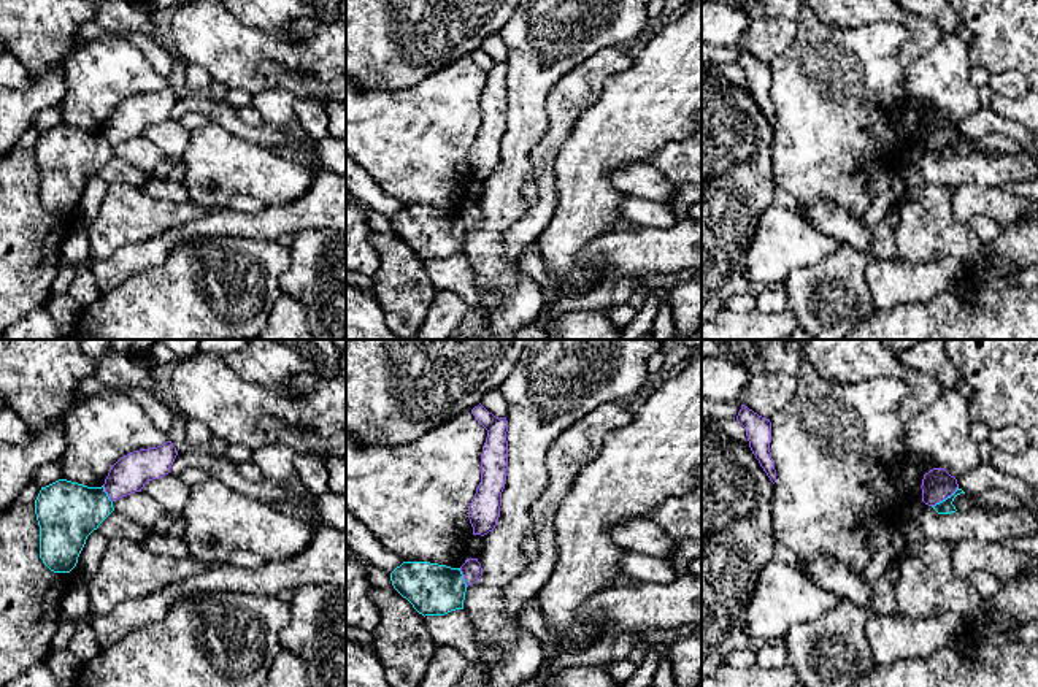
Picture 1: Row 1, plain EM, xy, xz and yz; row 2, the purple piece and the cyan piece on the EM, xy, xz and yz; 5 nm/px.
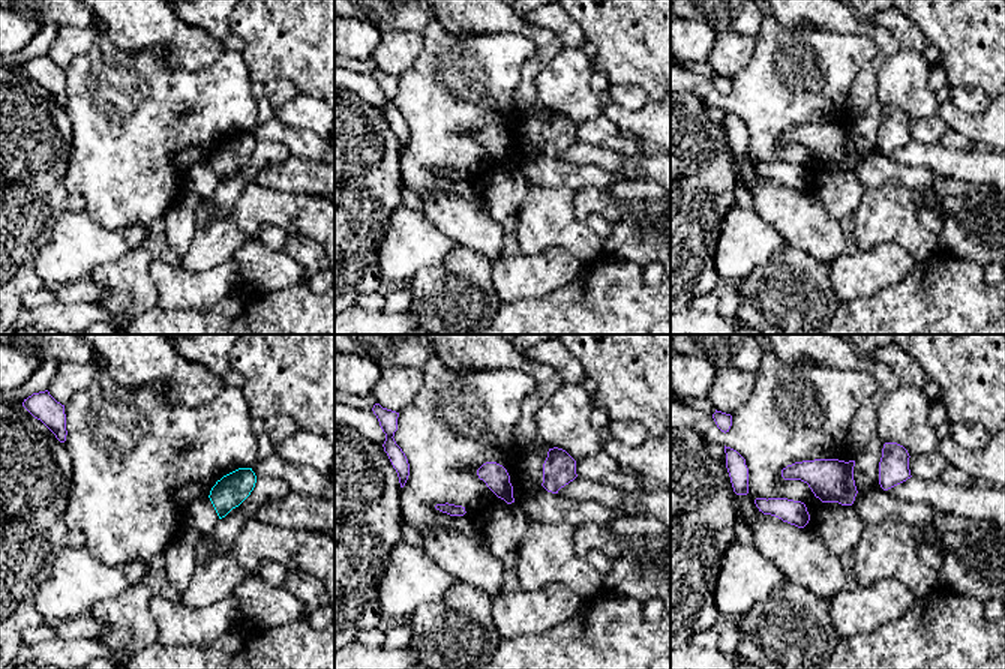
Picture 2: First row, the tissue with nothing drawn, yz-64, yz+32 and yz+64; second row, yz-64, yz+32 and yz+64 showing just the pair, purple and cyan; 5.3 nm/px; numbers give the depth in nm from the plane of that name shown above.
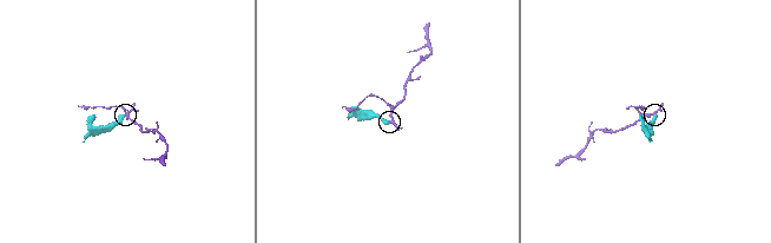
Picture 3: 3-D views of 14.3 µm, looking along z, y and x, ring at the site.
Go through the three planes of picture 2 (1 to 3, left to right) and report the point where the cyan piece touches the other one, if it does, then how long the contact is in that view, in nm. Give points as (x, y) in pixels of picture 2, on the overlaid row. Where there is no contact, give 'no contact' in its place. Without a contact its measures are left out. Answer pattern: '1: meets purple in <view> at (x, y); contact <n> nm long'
1: no contact
2: no contact
3: no contact

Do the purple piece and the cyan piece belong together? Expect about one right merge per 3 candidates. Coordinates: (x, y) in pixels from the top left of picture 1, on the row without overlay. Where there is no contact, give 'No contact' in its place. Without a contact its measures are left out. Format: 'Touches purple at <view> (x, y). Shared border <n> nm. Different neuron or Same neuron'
Touches purple at yz (945, 143). Shared border 170 nm. Different neuron

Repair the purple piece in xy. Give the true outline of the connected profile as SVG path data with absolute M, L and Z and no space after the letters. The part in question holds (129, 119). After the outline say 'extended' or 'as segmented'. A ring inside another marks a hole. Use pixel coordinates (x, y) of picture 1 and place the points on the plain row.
M167 86L162 90L133 95L121 102L105 124L105 136L111 146L141 136L148 125L170 117L176 100L176 92Z | as segmented

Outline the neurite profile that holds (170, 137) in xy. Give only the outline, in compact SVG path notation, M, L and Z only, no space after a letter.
M171 117L163 122L148 125L141 136L152 141L175 162L181 162L190 144L190 132L187 132L179 121Z

